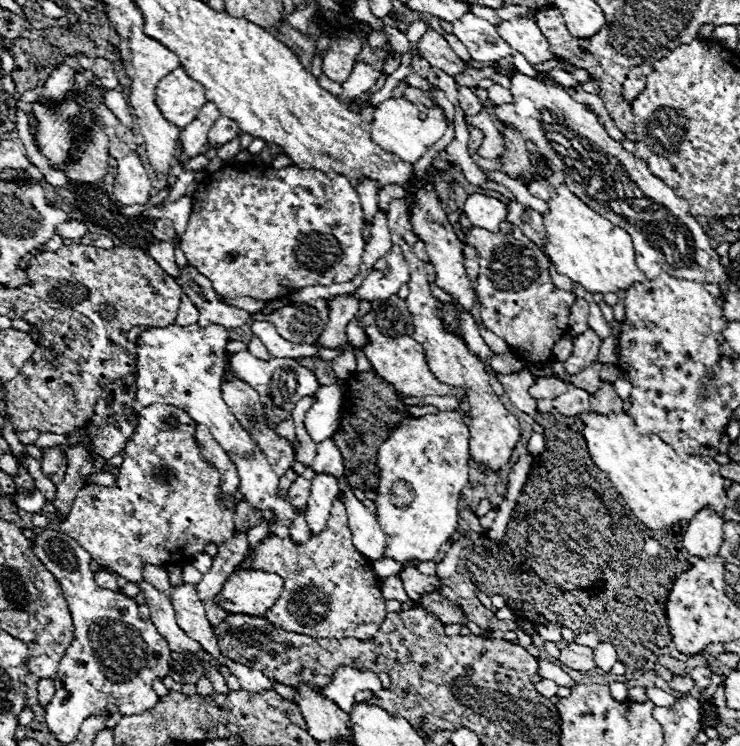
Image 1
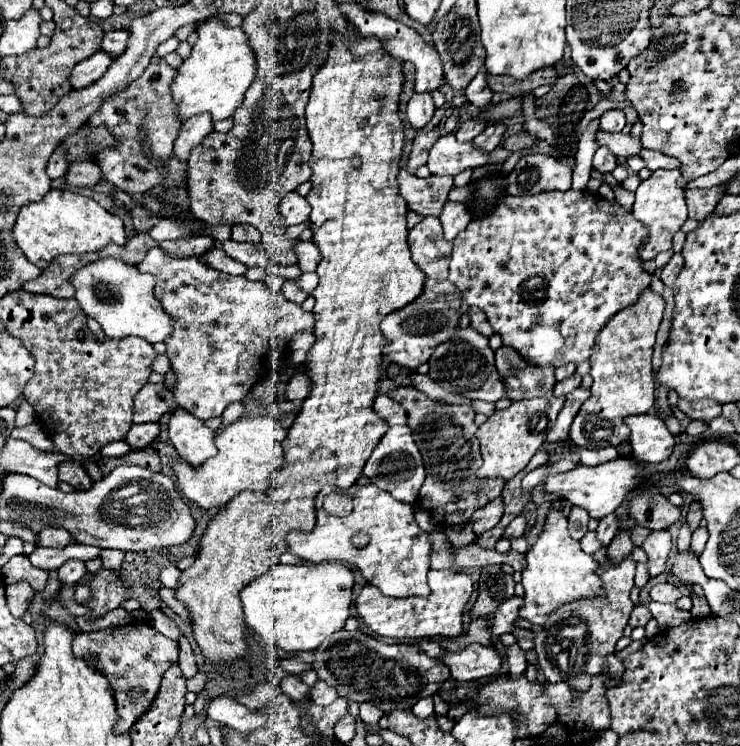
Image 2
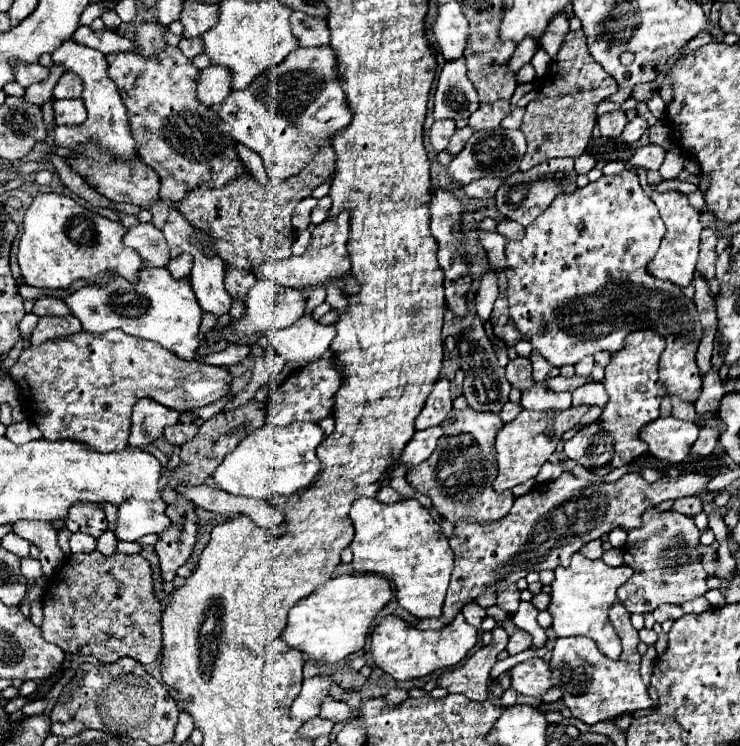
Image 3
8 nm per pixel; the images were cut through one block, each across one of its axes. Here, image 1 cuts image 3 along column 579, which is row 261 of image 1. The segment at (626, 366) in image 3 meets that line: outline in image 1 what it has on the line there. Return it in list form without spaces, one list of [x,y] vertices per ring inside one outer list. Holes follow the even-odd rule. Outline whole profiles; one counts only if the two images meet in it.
[[[420,184],[410,186],[408,194],[416,194],[416,202],[412,206],[412,226],[416,230],[416,236],[426,242],[426,252],[430,256],[430,262],[432,262],[434,270],[436,270],[436,286],[454,294],[458,298],[458,302],[462,304],[462,308],[472,310],[476,296],[474,296],[474,290],[472,290],[472,280],[468,278],[466,268],[464,268],[464,254],[462,254],[462,248],[460,248],[462,242],[456,238],[452,224],[448,224],[442,204],[438,202],[434,192],[422,190]]]

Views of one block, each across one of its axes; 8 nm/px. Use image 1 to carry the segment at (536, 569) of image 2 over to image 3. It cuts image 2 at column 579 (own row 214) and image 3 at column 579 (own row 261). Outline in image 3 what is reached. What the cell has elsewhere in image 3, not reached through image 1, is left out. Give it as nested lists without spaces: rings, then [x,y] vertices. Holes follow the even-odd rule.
[[[576,552],[572,556],[570,566],[558,566],[556,578],[550,584],[550,606],[548,612],[552,614],[552,630],[558,638],[562,636],[588,636],[592,638],[600,652],[604,652],[608,658],[616,660],[620,656],[620,638],[612,628],[612,622],[608,618],[608,608],[612,602],[616,602],[616,588],[624,584],[632,576],[632,568],[628,566],[606,566],[602,560],[590,560]]]

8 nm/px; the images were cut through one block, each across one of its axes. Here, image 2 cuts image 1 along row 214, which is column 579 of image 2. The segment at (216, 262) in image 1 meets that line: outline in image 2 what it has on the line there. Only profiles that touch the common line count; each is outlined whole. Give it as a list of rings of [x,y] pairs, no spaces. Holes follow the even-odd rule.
[[[566,190],[566,192],[542,192],[538,196],[500,196],[498,202],[492,206],[490,212],[486,212],[484,216],[476,216],[466,230],[462,230],[456,240],[454,240],[454,252],[452,252],[452,260],[450,260],[450,280],[452,284],[462,292],[462,300],[468,306],[478,306],[486,312],[492,328],[496,334],[502,336],[504,346],[514,348],[520,356],[524,356],[524,360],[528,360],[528,364],[532,366],[564,366],[568,362],[584,362],[592,356],[594,348],[596,348],[596,336],[598,332],[608,324],[608,320],[618,314],[620,310],[624,310],[626,306],[632,306],[640,294],[650,288],[650,274],[644,272],[642,268],[642,258],[640,258],[640,246],[646,242],[648,238],[648,228],[636,220],[632,216],[632,212],[624,210],[616,200],[604,200],[600,194],[592,194],[588,190]]]

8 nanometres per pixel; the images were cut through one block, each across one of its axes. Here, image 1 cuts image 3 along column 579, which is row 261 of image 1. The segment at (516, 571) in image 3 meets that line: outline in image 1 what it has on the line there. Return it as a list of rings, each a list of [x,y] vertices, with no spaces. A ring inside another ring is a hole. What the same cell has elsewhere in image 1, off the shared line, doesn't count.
[[[502,222],[496,234],[470,228],[464,242],[470,244],[480,258],[476,296],[486,328],[498,334],[510,350],[526,362],[548,362],[552,358],[552,346],[568,330],[568,316],[576,294],[554,286],[548,270],[550,258],[512,222]]]

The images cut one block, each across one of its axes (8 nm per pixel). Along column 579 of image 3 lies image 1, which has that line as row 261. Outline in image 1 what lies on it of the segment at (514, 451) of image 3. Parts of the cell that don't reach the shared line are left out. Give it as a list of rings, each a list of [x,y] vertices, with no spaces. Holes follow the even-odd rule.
[[[402,246],[404,258],[410,266],[410,294],[406,298],[408,302],[408,310],[412,312],[412,322],[414,322],[414,336],[416,342],[420,342],[428,354],[428,364],[432,374],[444,382],[444,384],[452,384],[452,386],[460,386],[466,390],[466,398],[470,402],[470,456],[486,466],[490,466],[492,470],[498,470],[500,466],[504,466],[510,460],[510,454],[520,438],[520,424],[518,420],[504,408],[504,404],[500,402],[500,398],[494,394],[492,386],[490,386],[490,376],[486,372],[484,362],[466,346],[466,342],[458,336],[454,336],[452,332],[448,332],[448,328],[444,326],[444,322],[440,320],[440,316],[436,316],[436,308],[438,308],[438,298],[432,296],[430,292],[430,282],[428,282],[428,272],[424,268],[424,262],[416,258],[416,254],[412,252],[410,246]]]

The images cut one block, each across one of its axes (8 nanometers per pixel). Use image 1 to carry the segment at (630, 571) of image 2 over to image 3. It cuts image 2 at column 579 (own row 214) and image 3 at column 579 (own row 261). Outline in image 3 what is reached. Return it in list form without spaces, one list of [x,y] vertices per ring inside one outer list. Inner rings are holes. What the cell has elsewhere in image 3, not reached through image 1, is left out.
[[[616,602],[610,606],[610,620],[622,640],[622,654],[618,660],[610,660],[608,656],[604,656],[598,650],[596,642],[584,636],[558,638],[552,650],[550,660],[552,684],[562,690],[564,704],[570,708],[572,716],[586,724],[596,724],[606,718],[618,718],[654,706],[640,678],[640,654],[636,650],[640,640],[638,632],[630,624],[630,612],[624,608],[624,604]]]

